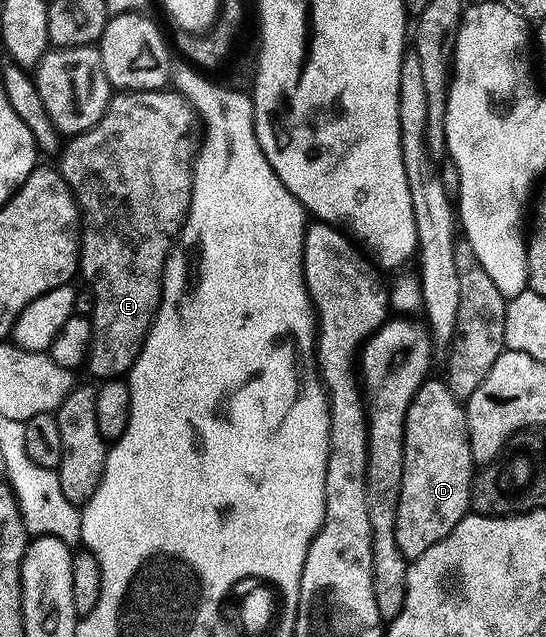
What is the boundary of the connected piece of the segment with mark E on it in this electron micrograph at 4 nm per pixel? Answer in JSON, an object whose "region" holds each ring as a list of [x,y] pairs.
{"region":[[[117,91],[110,96],[107,111],[99,123],[70,136],[60,150],[61,178],[72,189],[77,208],[81,210],[79,273],[89,280],[88,288],[95,295],[95,309],[91,316],[93,339],[87,370],[101,381],[124,378],[132,369],[161,305],[165,262],[181,236],[191,203],[193,158],[199,148],[198,142],[193,142],[193,125],[195,129],[195,111],[189,100],[176,91]]]}

